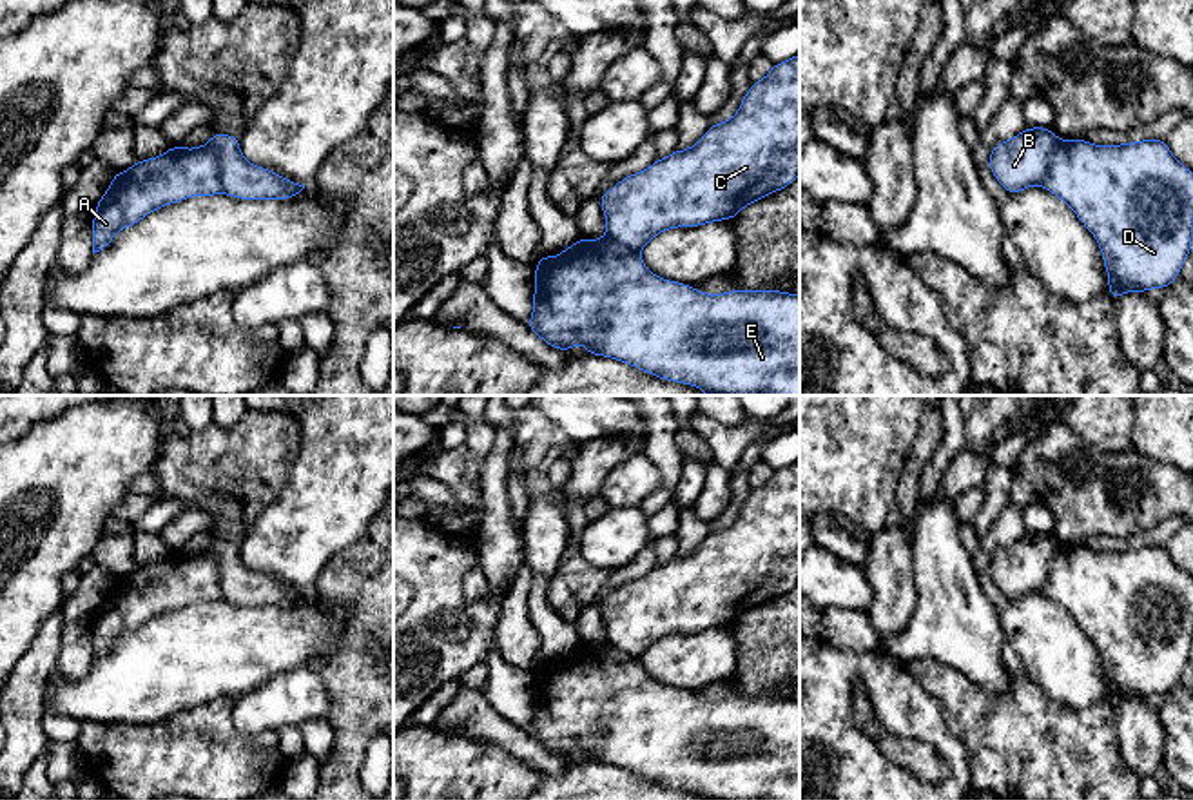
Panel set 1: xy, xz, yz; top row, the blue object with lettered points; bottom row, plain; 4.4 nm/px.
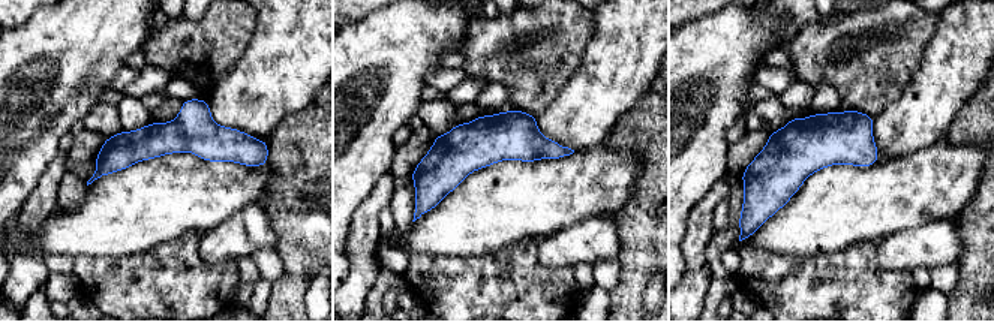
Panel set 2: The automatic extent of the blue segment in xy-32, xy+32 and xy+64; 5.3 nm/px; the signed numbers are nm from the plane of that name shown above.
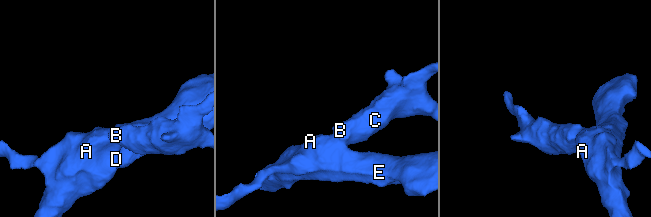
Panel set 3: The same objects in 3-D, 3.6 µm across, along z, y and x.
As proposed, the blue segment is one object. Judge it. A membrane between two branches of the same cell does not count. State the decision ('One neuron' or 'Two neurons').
Two neurons

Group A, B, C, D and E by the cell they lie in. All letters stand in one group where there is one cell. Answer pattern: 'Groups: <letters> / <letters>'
Groups: A D E / B C

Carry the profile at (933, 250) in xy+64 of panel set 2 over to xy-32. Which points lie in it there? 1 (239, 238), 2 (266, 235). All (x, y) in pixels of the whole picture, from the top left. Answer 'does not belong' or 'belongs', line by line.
1: belongs
2: belongs

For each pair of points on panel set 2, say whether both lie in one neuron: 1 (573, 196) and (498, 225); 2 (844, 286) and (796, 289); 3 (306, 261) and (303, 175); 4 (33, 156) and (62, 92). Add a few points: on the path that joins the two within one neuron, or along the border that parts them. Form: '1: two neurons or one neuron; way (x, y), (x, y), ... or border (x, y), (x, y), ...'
1: one neuron; way (555, 196), (522, 201), (516, 207)
2: one neuron; way (832, 286), (808, 288)
3: one neuron; way (308, 240), (309, 196)
4: one neuron; way (42, 140), (66, 113), (65, 108)

